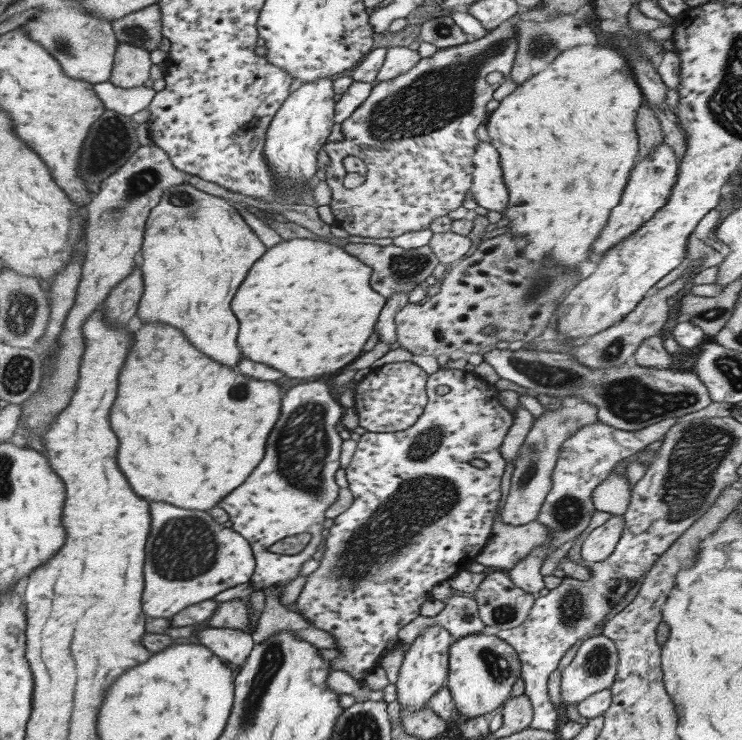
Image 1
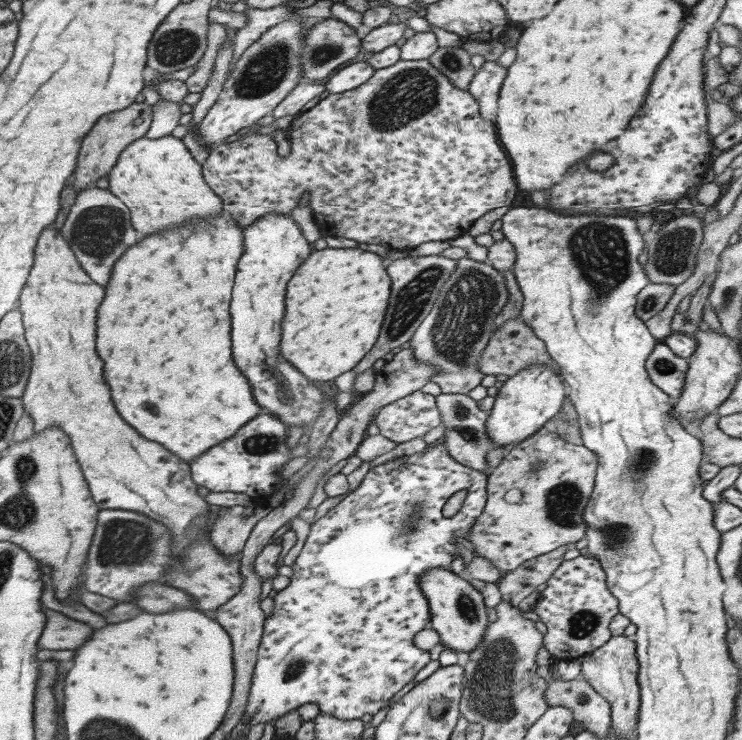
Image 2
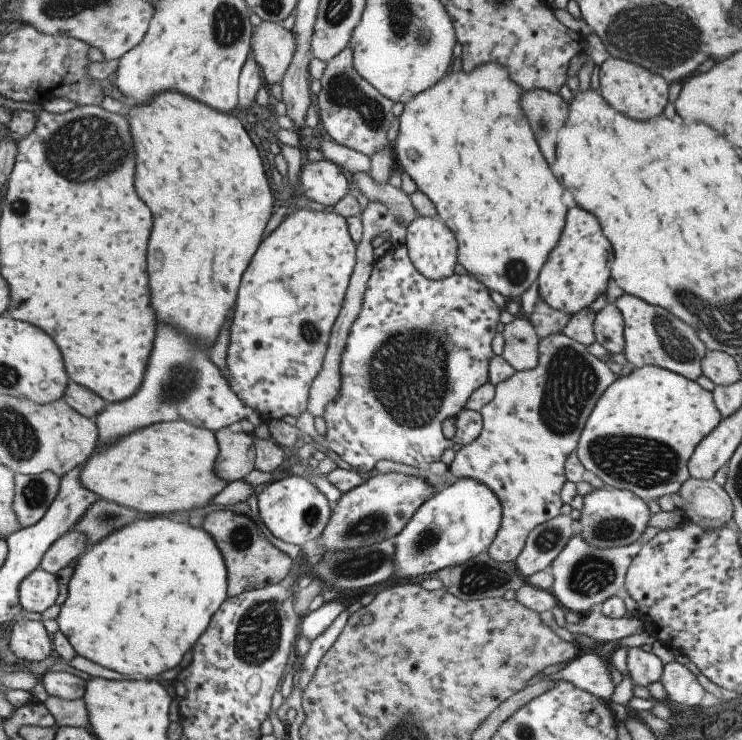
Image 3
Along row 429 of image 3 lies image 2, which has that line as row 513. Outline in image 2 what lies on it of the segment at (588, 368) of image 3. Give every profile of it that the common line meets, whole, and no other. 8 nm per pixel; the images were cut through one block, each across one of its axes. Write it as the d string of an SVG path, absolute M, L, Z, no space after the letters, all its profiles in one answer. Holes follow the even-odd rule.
M544 427L511 446L499 464L486 476L486 501L483 510L473 522L469 536L465 538L471 552L489 559L501 572L507 572L515 570L526 560L541 556L559 546L573 546L577 540L585 537L587 525L581 512L592 491L596 466L595 453L582 444L573 445L561 440L555 432Z

